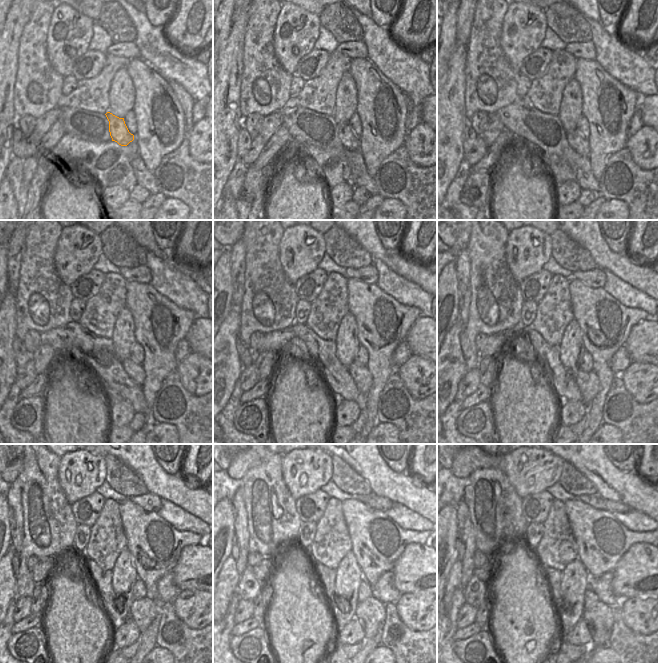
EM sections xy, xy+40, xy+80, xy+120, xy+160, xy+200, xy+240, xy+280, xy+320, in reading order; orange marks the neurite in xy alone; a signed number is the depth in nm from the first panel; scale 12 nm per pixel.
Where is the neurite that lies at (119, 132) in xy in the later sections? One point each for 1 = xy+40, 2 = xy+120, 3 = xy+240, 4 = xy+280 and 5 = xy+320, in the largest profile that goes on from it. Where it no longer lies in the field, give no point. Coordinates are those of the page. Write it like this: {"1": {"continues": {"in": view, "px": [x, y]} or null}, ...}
{"1": {"continues": {"in": "xy+40", "px": [349, 139]}}, "2": {"continues": {"in": "xy+120", "px": [135, 370]}}, "3": {"continues": {"in": "xy+240", "px": [142, 611]}}, "4": {"continues": {"in": "xy+280", "px": [371, 612]}}, "5": {"continues": {"in": "xy+320", "px": [599, 619]}}}

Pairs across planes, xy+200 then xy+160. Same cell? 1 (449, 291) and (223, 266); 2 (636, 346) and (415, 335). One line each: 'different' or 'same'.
1: same
2: same

